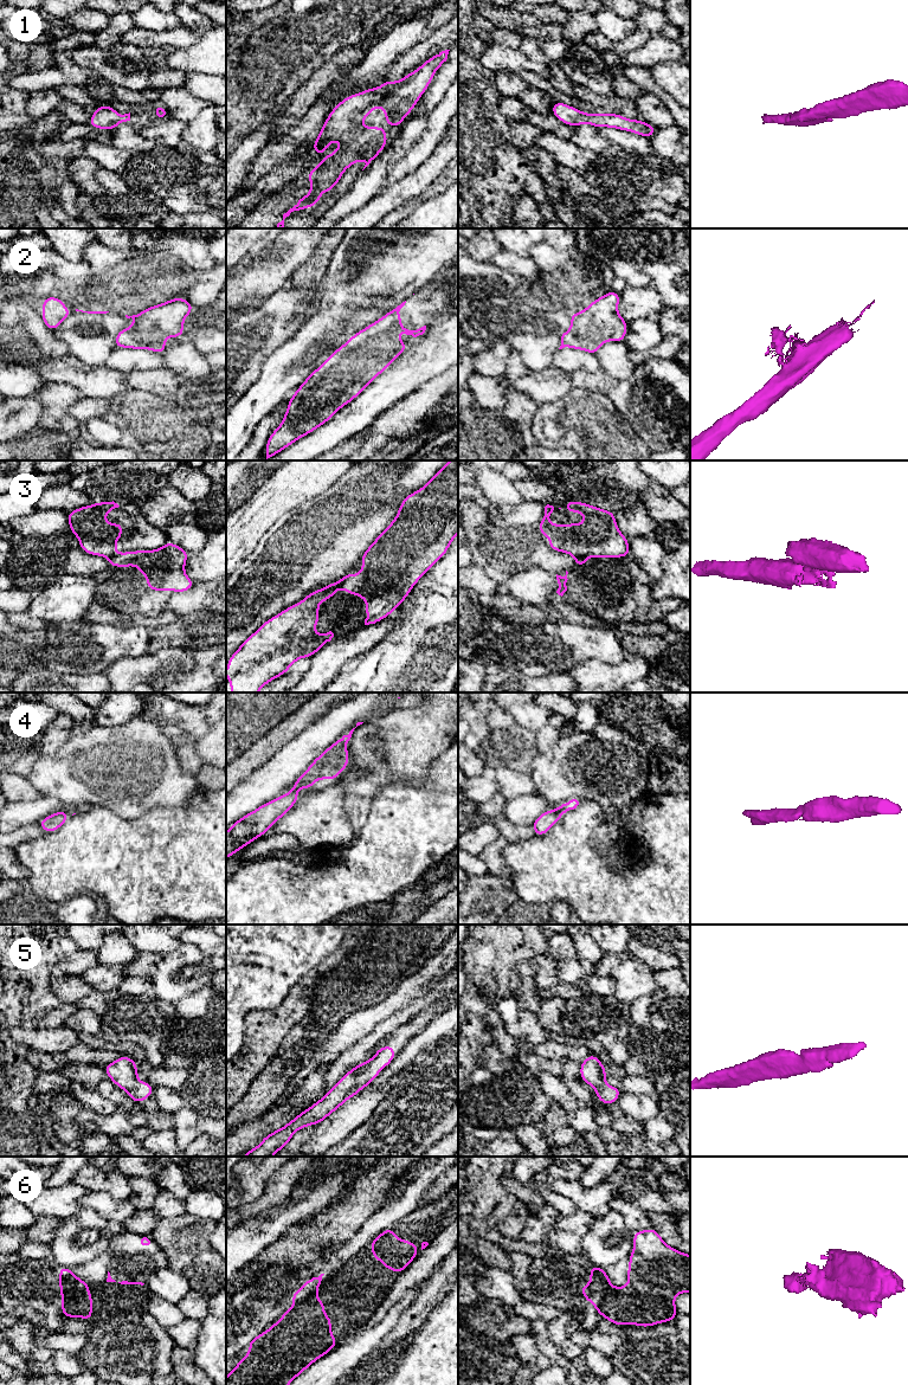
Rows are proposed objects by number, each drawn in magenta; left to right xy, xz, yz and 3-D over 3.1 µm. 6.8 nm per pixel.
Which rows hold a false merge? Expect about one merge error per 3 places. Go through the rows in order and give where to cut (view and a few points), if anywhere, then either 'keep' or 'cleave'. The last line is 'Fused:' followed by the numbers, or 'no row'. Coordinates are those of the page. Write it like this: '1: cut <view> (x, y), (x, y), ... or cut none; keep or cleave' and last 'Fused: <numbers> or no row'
1: cut none; keep
2: cut none; keep
3: cut yz (575, 556), (585, 558); cleave
4: cut none; keep
5: cut none; keep
6: cut none; keep
Fused: 3

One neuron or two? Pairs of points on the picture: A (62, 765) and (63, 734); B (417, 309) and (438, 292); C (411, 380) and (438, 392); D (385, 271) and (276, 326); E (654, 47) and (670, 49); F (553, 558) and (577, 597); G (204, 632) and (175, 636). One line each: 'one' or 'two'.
A: two
B: one
C: two
D: two
E: one
F: two
G: one

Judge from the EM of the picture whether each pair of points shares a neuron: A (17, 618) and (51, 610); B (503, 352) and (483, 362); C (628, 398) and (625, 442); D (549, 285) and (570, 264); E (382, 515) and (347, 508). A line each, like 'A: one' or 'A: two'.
A: two
B: one
C: two
D: one
E: one

